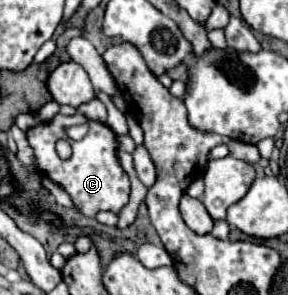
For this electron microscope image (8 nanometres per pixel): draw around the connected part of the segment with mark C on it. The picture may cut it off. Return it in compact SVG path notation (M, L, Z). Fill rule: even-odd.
M58 114L52 122L48 124L38 124L34 128L30 128L26 132L28 142L34 150L36 156L36 166L40 170L40 174L48 176L50 180L54 180L56 184L60 184L74 200L74 206L84 214L84 216L96 216L98 210L110 210L110 212L118 212L130 196L130 180L126 176L126 172L122 170L118 156L116 156L116 134L102 122L88 122L88 134L80 140L74 142L68 138L66 130L74 124L82 124L84 116L62 116ZM66 138L72 146L72 156L68 160L58 158L56 154L56 140Z

